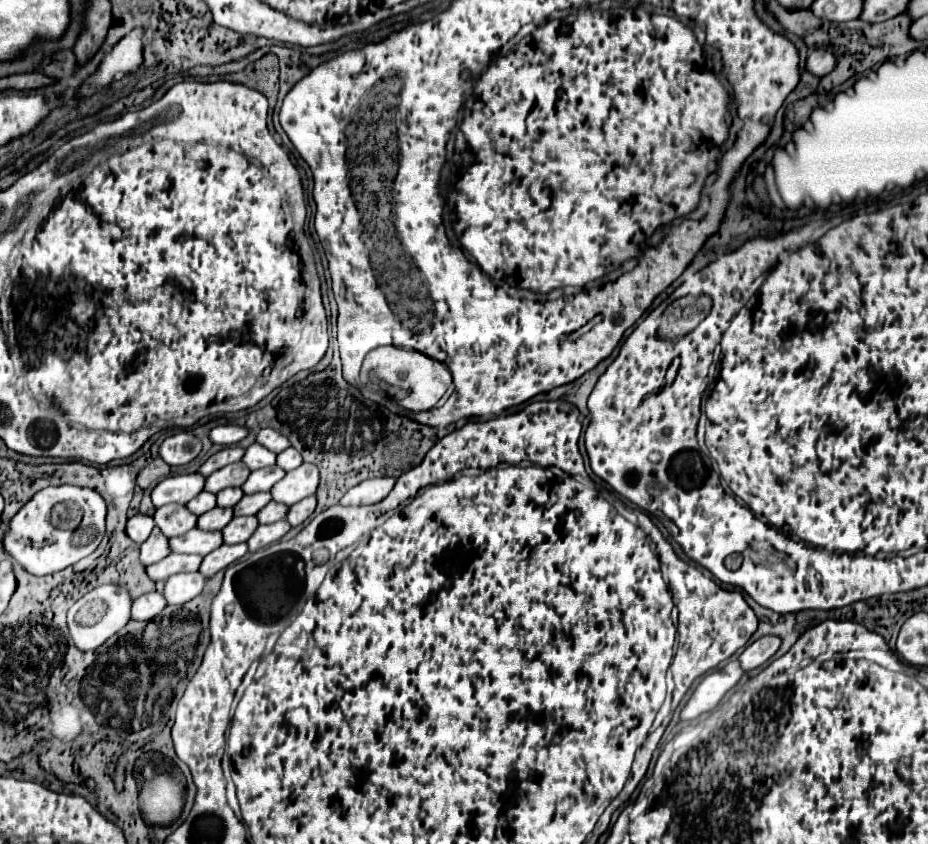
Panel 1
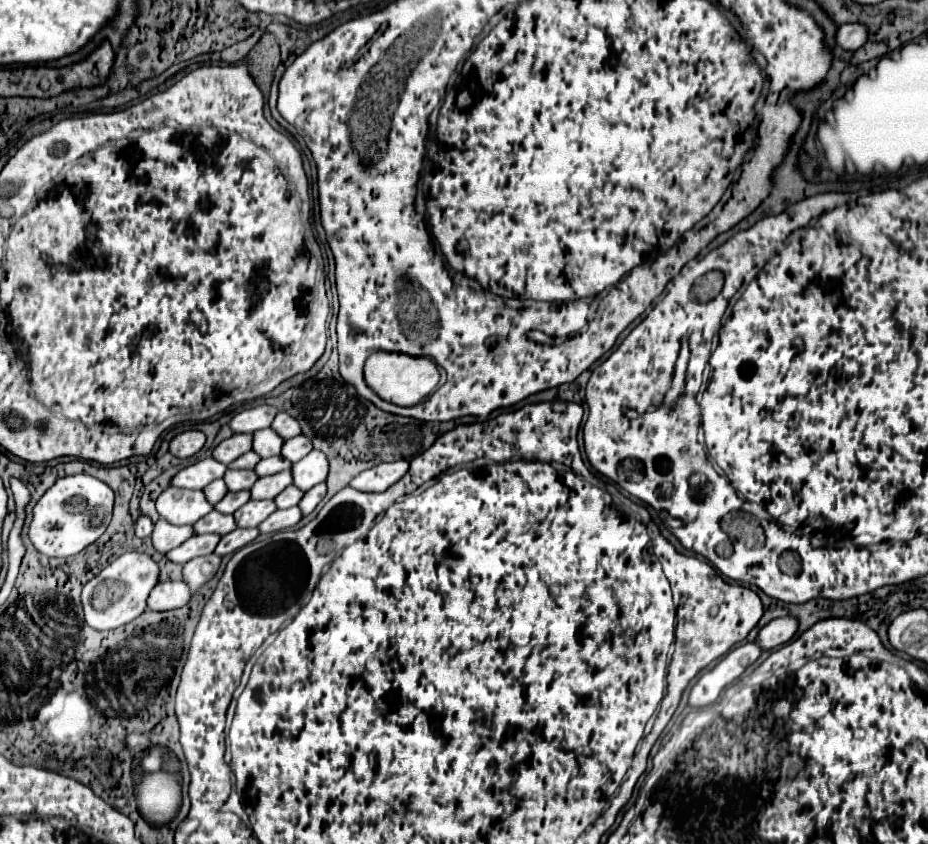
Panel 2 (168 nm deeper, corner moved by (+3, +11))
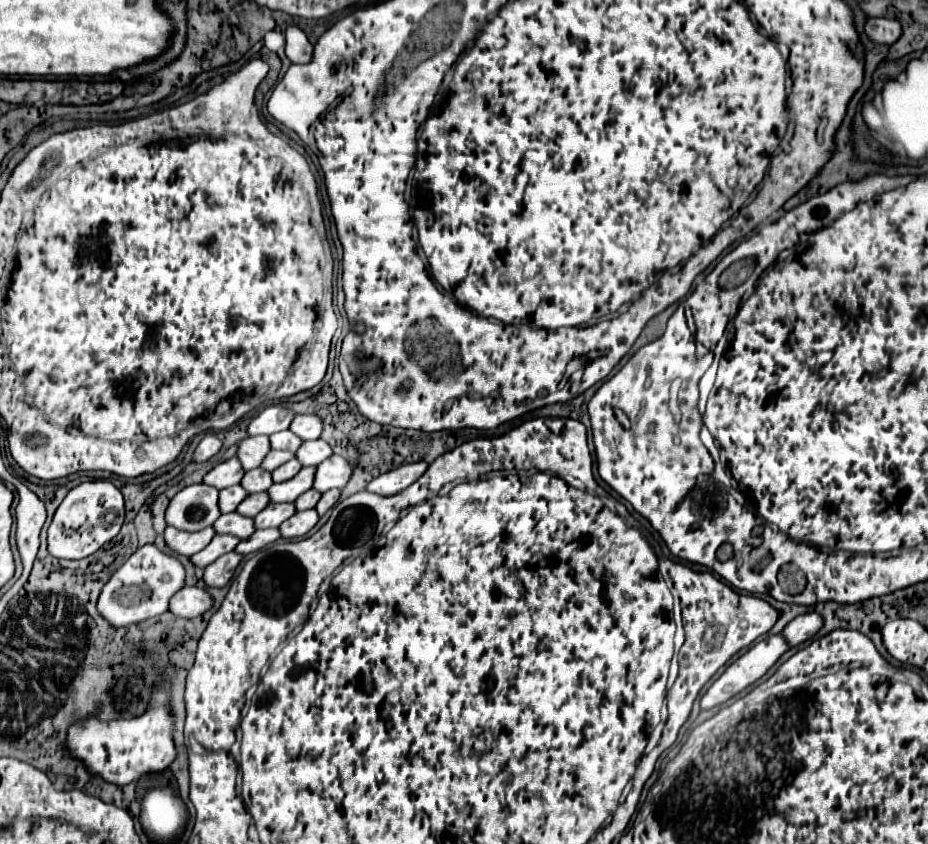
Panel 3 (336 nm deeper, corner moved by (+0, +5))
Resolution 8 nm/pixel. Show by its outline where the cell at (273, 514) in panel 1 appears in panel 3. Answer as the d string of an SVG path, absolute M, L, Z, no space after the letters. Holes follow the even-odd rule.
M310 489L310 491L302 493L302 495L294 501L294 505L298 507L298 511L304 511L304 509L314 509L314 507L316 507L316 503L320 501L320 497L322 497L322 493L320 493L320 491Z

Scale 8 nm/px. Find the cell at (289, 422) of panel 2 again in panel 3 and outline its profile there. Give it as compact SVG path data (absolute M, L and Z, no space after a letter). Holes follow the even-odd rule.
M296 415L290 425L290 431L300 435L302 439L320 439L322 429L324 421L318 415Z

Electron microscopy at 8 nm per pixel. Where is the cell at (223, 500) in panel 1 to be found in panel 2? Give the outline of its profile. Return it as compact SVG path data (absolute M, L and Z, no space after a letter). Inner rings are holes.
M227 471L223 475L223 481L227 485L229 491L243 491L243 489L251 489L253 481L257 479L255 471Z

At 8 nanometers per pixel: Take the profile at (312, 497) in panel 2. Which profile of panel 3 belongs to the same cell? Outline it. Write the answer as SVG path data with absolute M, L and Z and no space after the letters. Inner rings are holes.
M330 489L330 491L326 491L326 493L322 495L322 499L318 501L318 507L316 507L318 515L324 515L330 507L334 507L334 505L338 503L338 499L340 499L340 489Z

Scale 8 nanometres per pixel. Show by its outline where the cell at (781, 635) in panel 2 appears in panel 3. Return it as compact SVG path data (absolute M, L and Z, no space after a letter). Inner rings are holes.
M806 613L806 615L796 617L792 623L788 623L786 629L782 631L782 635L794 647L794 645L800 645L800 643L808 641L810 637L814 637L822 629L822 625L824 625L822 615L818 615L818 613Z

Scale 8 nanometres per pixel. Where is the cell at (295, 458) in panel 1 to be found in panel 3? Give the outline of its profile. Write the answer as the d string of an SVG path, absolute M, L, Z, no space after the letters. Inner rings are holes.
M318 439L318 441L304 441L302 447L296 451L296 457L298 461L306 467L306 465L318 465L322 463L324 459L328 459L332 455L332 447Z

